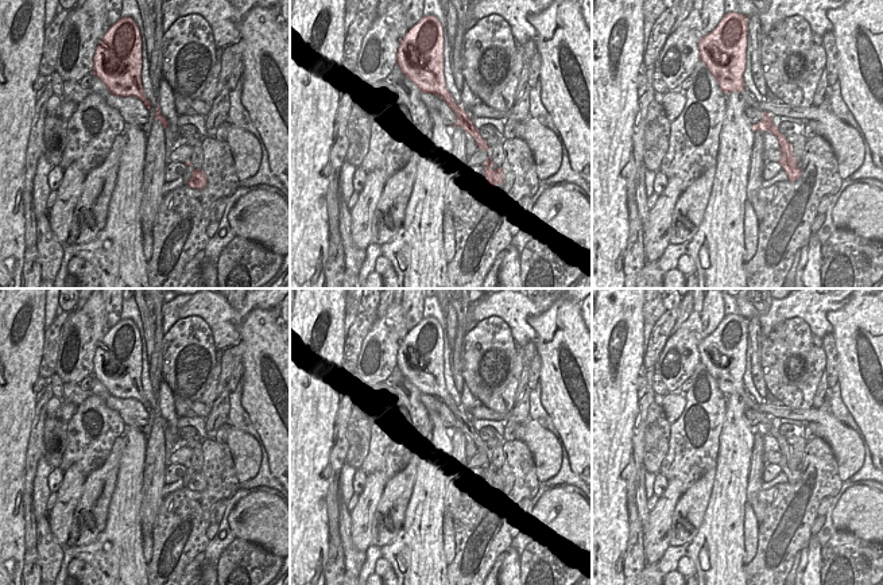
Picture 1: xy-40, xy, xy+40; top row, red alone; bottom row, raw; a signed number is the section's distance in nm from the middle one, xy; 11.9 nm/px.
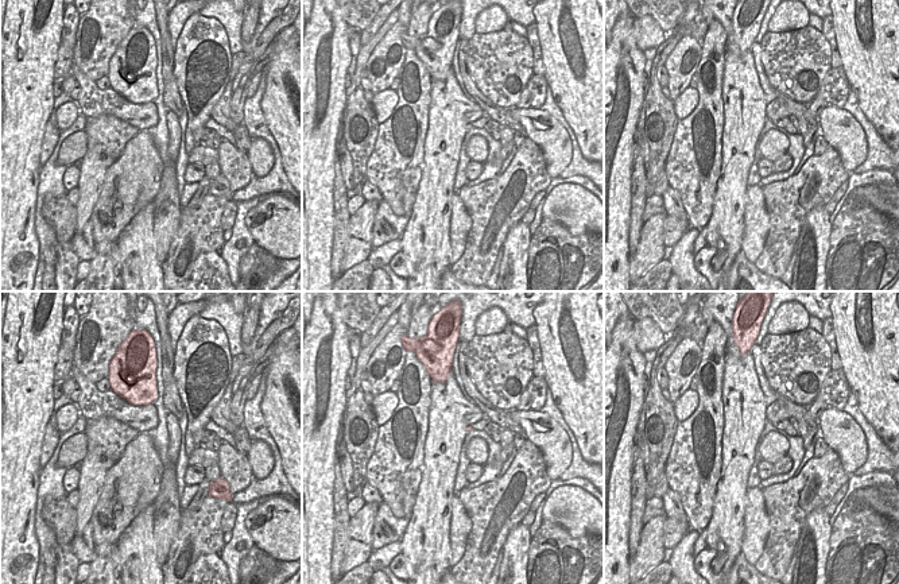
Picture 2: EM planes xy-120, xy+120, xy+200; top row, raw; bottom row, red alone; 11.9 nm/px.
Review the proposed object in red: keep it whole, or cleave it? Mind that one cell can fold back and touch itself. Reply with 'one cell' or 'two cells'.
one cell

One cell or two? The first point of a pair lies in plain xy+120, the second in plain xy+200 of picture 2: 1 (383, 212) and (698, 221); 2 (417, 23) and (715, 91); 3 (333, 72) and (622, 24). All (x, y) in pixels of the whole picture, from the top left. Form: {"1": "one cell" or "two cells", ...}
{"1": "two cells", "2": "one cell", "3": "one cell"}

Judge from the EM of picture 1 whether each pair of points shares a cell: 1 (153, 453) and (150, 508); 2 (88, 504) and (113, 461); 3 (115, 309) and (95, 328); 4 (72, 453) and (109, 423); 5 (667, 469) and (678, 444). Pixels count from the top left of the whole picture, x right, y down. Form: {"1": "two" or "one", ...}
{"1": "one", "2": "one", "3": "two", "4": "one", "5": "one"}

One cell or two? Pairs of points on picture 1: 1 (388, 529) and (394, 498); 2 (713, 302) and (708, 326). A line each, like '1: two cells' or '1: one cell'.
1: one cell
2: one cell

